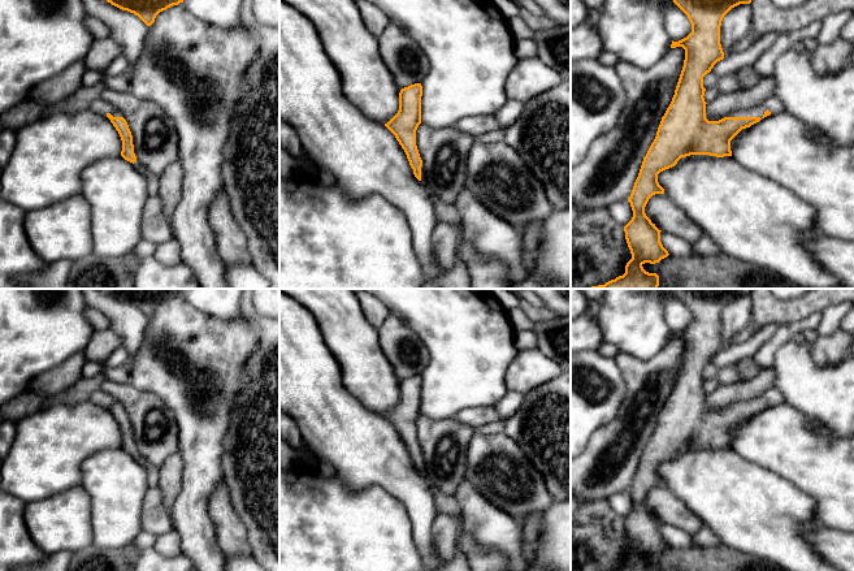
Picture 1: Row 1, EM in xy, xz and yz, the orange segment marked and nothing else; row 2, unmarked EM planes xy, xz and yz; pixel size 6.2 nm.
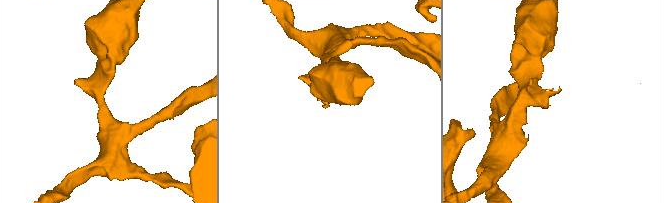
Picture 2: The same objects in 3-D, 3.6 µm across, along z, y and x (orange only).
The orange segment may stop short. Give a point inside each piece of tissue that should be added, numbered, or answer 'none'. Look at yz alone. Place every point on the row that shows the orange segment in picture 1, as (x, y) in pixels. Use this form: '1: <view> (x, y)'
1: yz (774, 104)

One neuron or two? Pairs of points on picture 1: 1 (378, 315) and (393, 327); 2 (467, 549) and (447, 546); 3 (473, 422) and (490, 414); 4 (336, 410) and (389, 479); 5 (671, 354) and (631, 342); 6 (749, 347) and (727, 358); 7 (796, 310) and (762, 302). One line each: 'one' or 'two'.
1: two
2: two
3: one
4: one
5: two
6: one
7: one

